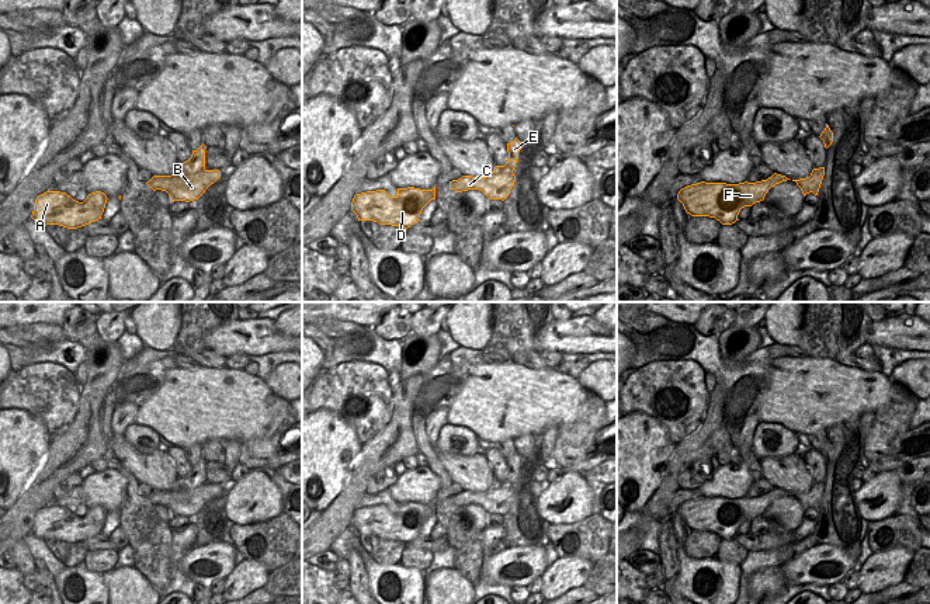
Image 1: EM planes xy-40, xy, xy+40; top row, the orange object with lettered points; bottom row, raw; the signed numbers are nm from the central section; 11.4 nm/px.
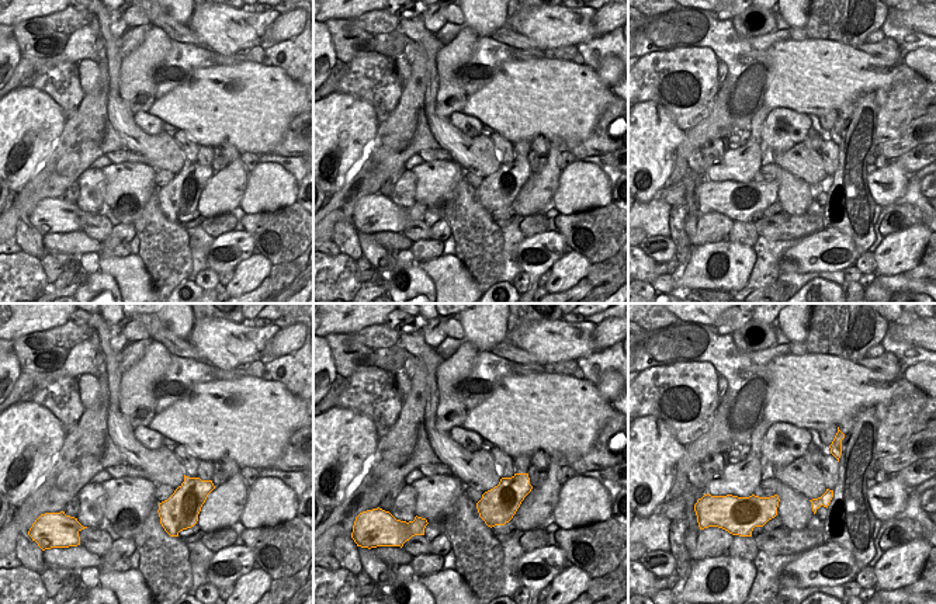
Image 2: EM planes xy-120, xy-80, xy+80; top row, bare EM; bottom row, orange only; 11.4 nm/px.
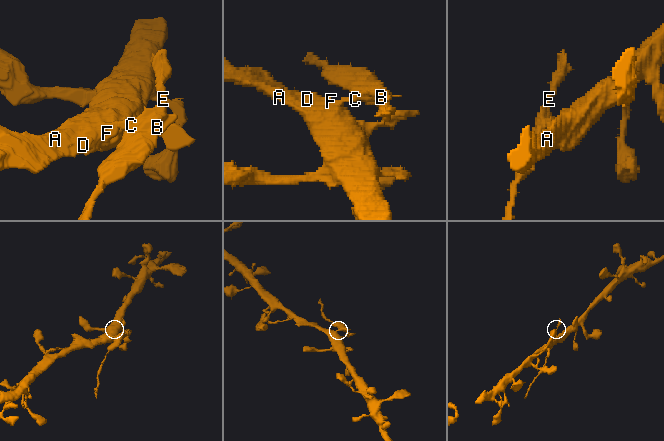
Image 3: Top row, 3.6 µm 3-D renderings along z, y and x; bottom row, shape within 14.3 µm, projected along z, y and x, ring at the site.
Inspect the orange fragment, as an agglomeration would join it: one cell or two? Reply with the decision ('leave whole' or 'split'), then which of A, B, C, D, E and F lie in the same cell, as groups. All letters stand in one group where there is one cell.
split | A D F / B C E

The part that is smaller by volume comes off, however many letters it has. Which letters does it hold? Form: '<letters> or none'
B, C, E

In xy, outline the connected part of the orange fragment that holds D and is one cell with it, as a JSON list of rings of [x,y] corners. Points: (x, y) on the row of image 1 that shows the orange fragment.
[[[435,187],[433,190],[398,188],[396,197],[391,197],[385,190],[376,190],[355,194],[351,211],[358,221],[374,221],[379,225],[407,229],[420,221],[423,208],[431,199],[435,199]]]

